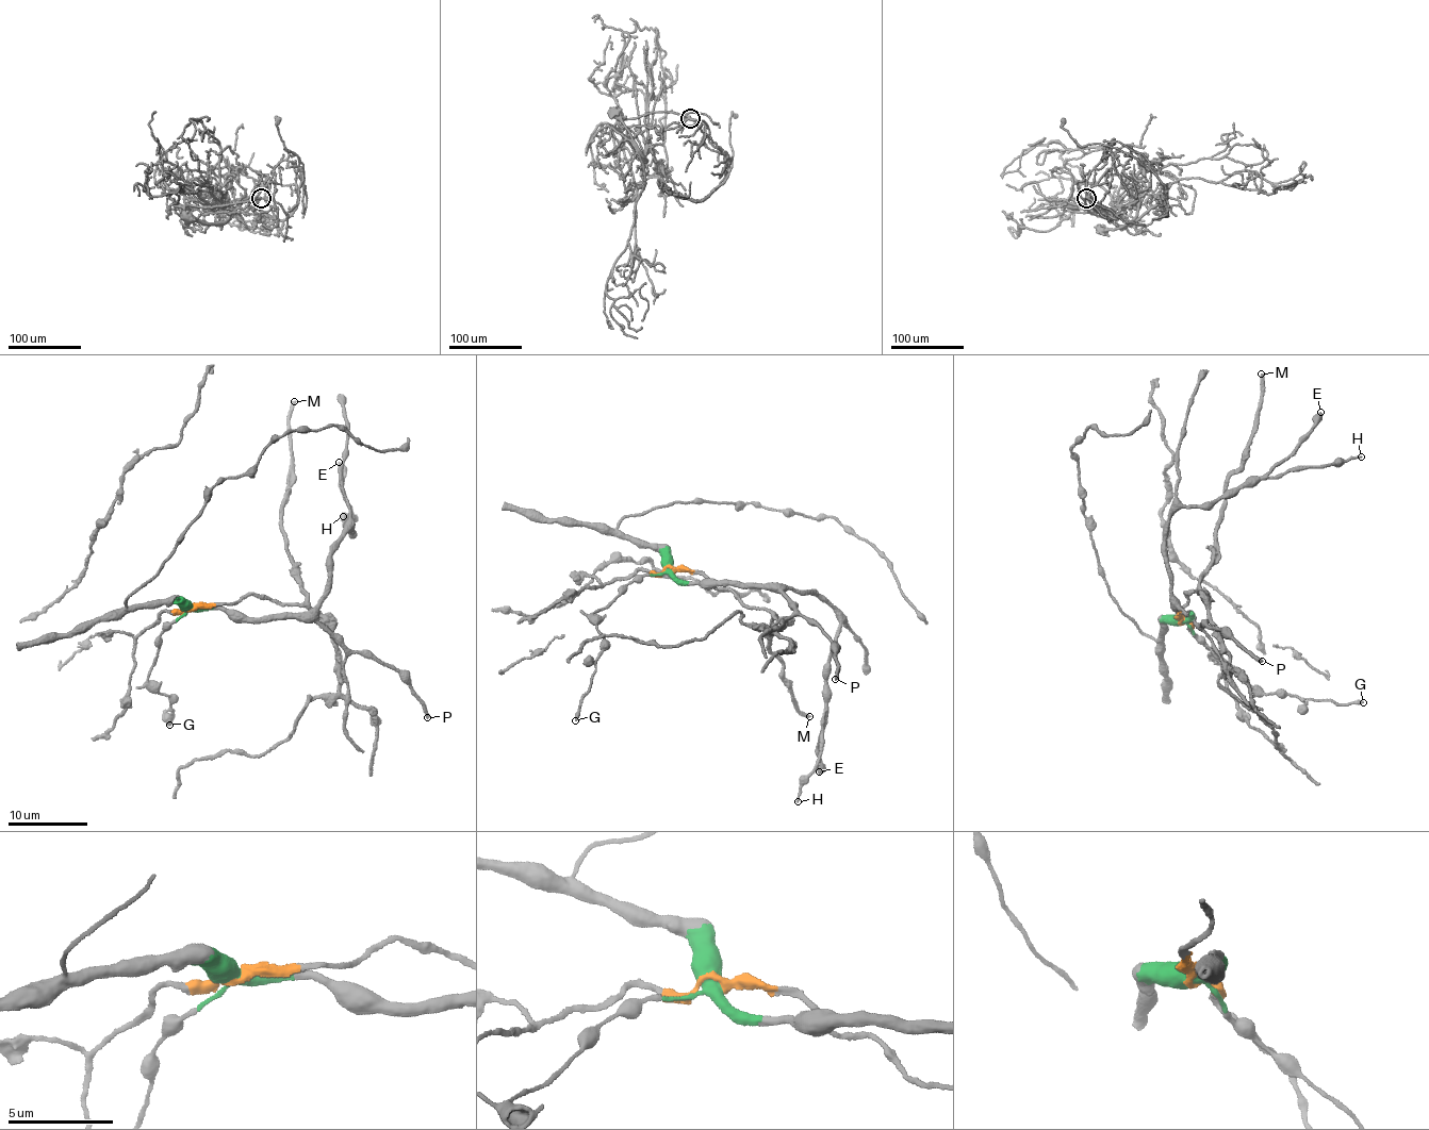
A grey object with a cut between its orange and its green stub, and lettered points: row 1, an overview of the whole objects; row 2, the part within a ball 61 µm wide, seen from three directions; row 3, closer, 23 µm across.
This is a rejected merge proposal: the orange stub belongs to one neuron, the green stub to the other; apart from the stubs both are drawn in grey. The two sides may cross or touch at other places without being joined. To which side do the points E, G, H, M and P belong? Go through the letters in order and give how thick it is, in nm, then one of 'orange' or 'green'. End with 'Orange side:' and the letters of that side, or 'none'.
E: 440 nm thick; green
G: 300 nm thick; green
H: 140 nm thick; green
M: 320 nm thick; orange
P: 280 nm thick; green
Orange side: M

